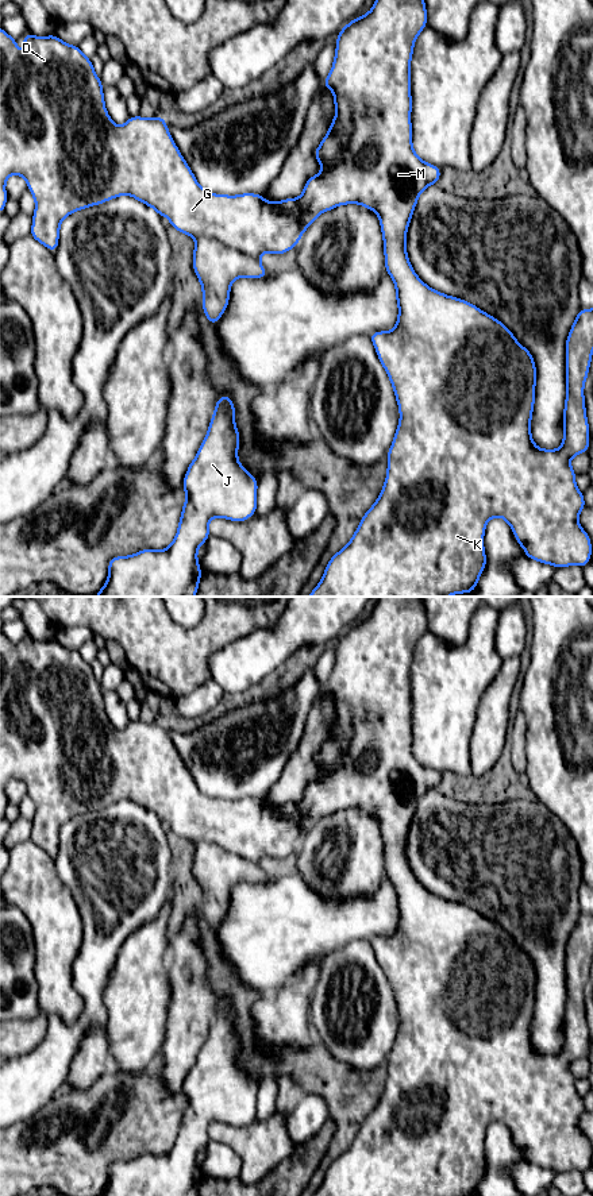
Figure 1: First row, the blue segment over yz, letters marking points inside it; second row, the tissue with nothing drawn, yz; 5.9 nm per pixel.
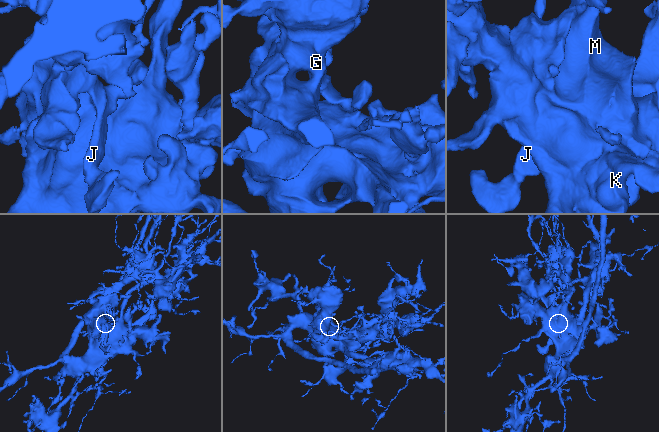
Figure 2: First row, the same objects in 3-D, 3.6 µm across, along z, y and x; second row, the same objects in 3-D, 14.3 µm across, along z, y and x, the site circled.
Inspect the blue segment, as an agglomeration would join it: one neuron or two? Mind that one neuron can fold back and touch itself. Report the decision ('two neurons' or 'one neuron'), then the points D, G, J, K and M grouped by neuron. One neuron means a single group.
one neuron | D G J K M

